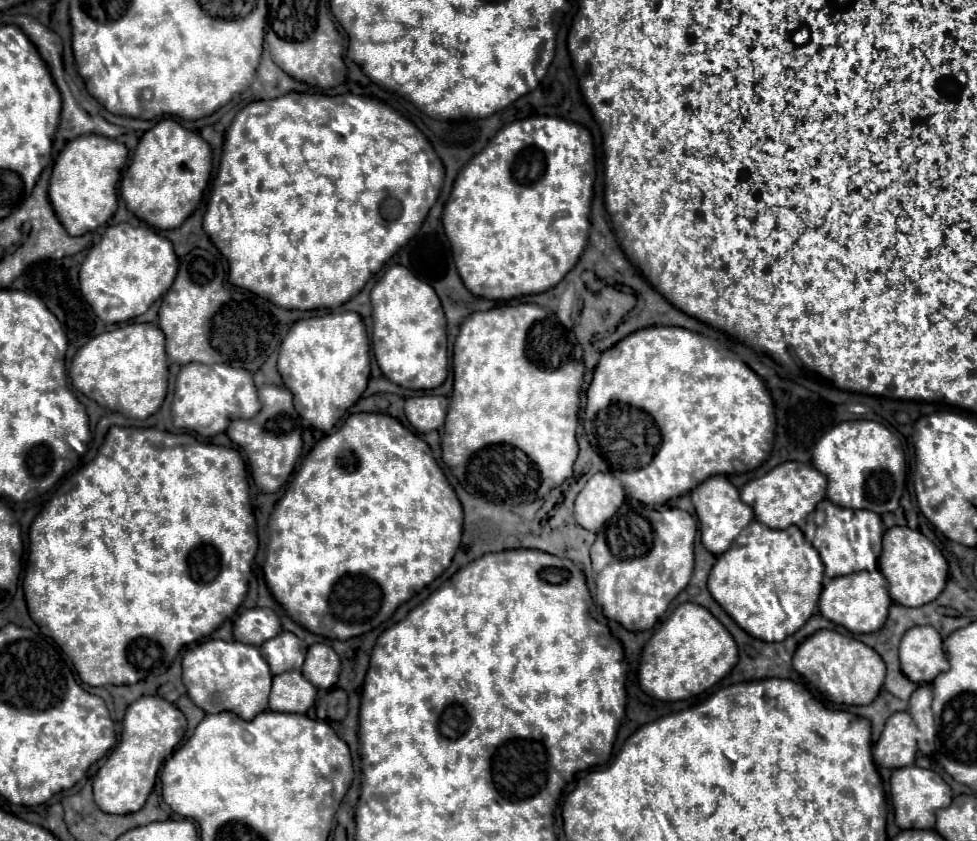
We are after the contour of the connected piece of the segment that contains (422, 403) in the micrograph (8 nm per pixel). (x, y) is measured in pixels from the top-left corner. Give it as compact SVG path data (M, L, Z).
M439 395L409 397L405 401L405 415L417 431L427 433L443 427L447 405L449 405L447 397L439 397Z

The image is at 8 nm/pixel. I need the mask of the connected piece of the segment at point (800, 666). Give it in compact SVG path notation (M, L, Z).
M829 629L813 633L797 647L793 669L815 685L827 699L839 705L869 705L879 695L885 679L885 663L875 649Z

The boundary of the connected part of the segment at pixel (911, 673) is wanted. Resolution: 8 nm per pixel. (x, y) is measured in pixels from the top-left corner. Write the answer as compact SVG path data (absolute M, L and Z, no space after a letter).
M925 625L925 627L911 627L899 645L899 659L901 671L913 683L931 683L935 675L947 671L949 663L943 653L941 635Z

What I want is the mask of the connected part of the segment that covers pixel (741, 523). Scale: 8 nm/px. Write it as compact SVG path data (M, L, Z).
M713 475L711 479L703 481L699 487L691 491L691 501L695 505L695 513L701 523L701 541L707 551L713 555L721 555L729 549L729 545L737 539L743 527L747 527L753 521L753 511L747 507L747 503L741 501L739 491L731 485L731 481L725 475Z

